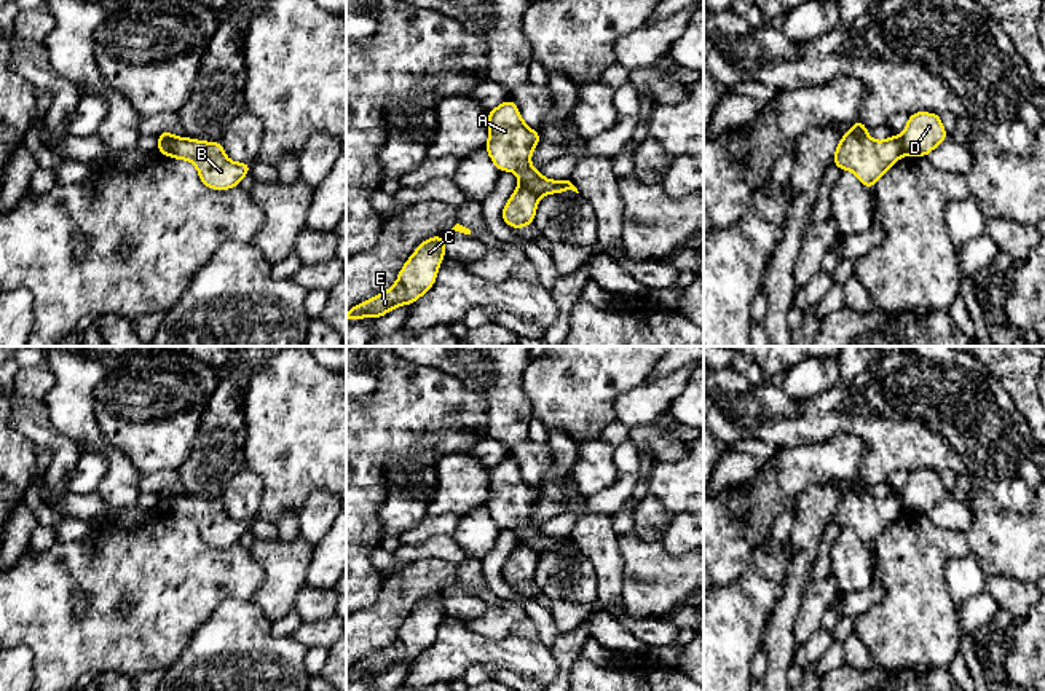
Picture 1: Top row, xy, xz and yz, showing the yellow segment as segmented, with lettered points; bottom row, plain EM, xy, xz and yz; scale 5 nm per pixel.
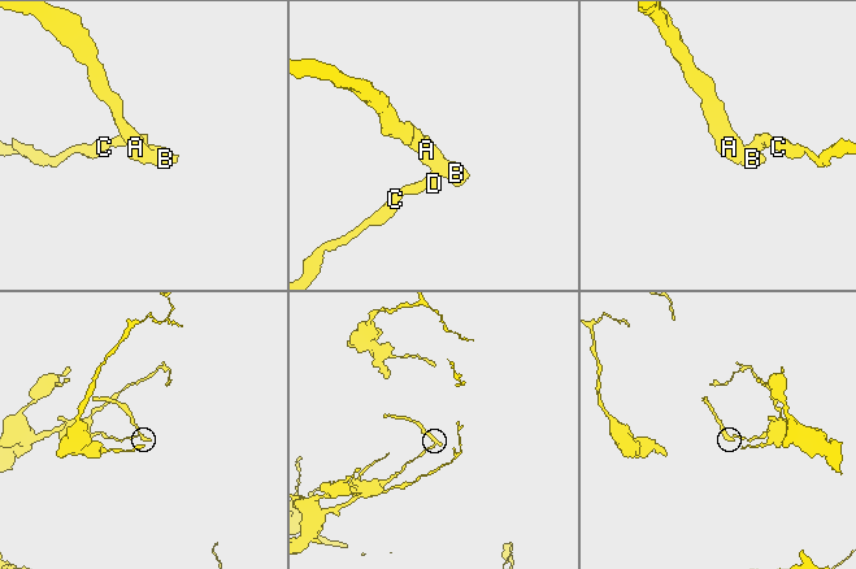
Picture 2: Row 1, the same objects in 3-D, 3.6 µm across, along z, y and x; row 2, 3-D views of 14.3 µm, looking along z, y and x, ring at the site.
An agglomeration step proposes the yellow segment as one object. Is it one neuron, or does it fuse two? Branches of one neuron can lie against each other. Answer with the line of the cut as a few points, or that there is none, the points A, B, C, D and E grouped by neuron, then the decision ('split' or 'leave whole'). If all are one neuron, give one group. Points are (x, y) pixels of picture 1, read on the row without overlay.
xy (177, 495), (171, 500), (166, 511) | A B / C D E | split

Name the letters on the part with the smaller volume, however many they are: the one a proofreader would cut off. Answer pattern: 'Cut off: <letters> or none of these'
Cut off: A, B

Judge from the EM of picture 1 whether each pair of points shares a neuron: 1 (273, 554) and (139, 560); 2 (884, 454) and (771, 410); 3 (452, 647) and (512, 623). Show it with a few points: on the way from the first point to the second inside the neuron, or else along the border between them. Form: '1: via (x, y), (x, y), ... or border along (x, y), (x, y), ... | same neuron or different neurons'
1: border along (248, 549), (262, 570), (262, 584), (257, 592) | different neurons
2: via (860, 425), (854, 418), (800, 418) | same neuron
3: border along (466, 621), (473, 631), (490, 639), (520, 635) | different neurons

